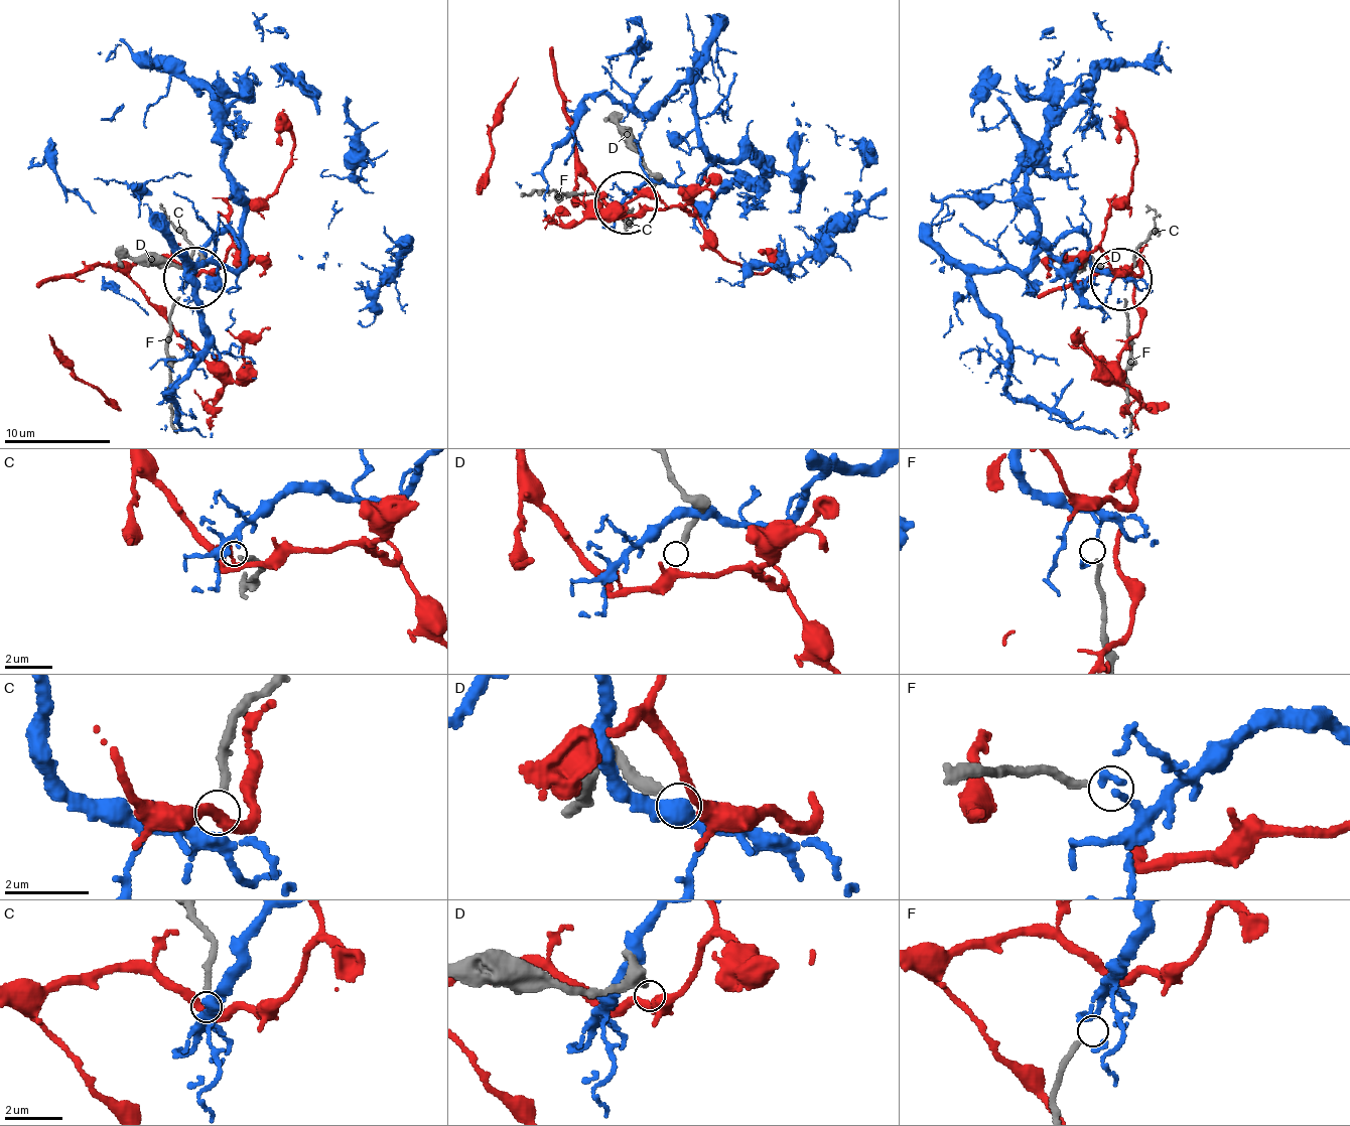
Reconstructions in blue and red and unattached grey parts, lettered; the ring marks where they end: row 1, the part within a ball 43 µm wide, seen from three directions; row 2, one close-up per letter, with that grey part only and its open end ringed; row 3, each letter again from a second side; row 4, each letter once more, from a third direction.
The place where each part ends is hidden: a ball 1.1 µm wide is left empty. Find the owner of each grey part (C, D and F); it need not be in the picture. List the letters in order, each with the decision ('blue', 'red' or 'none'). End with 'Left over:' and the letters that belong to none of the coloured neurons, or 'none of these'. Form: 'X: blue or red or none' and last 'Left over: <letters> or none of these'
C: blue
D: red
F: none
Left over: F

